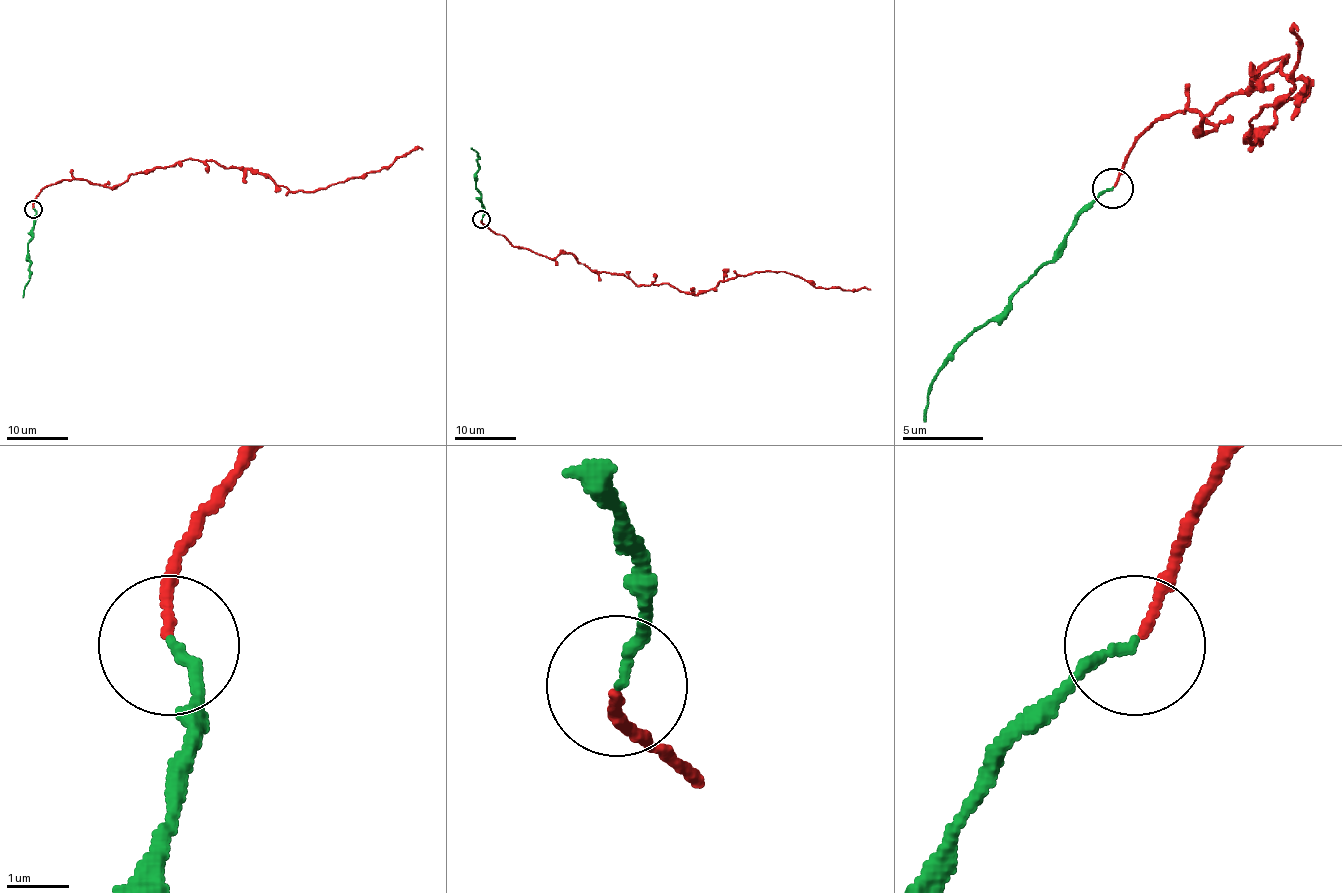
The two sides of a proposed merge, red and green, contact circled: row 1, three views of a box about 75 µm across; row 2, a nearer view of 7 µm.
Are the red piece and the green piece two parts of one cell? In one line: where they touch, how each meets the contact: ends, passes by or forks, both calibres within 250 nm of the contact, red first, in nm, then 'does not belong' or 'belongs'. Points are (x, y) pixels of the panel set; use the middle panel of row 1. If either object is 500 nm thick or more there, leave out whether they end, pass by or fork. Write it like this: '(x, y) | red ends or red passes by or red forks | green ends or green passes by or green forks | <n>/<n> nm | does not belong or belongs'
(481, 219) | red ends | green ends | 150/160 nm | belongs

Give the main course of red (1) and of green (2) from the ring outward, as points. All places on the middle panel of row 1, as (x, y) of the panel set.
1: (481, 220), (514, 246), (566, 252), (637, 284), (702, 294), (785, 271), (817, 288), (870, 289)
2: (481, 219), (484, 207), (476, 188), (478, 153), (470, 147)

